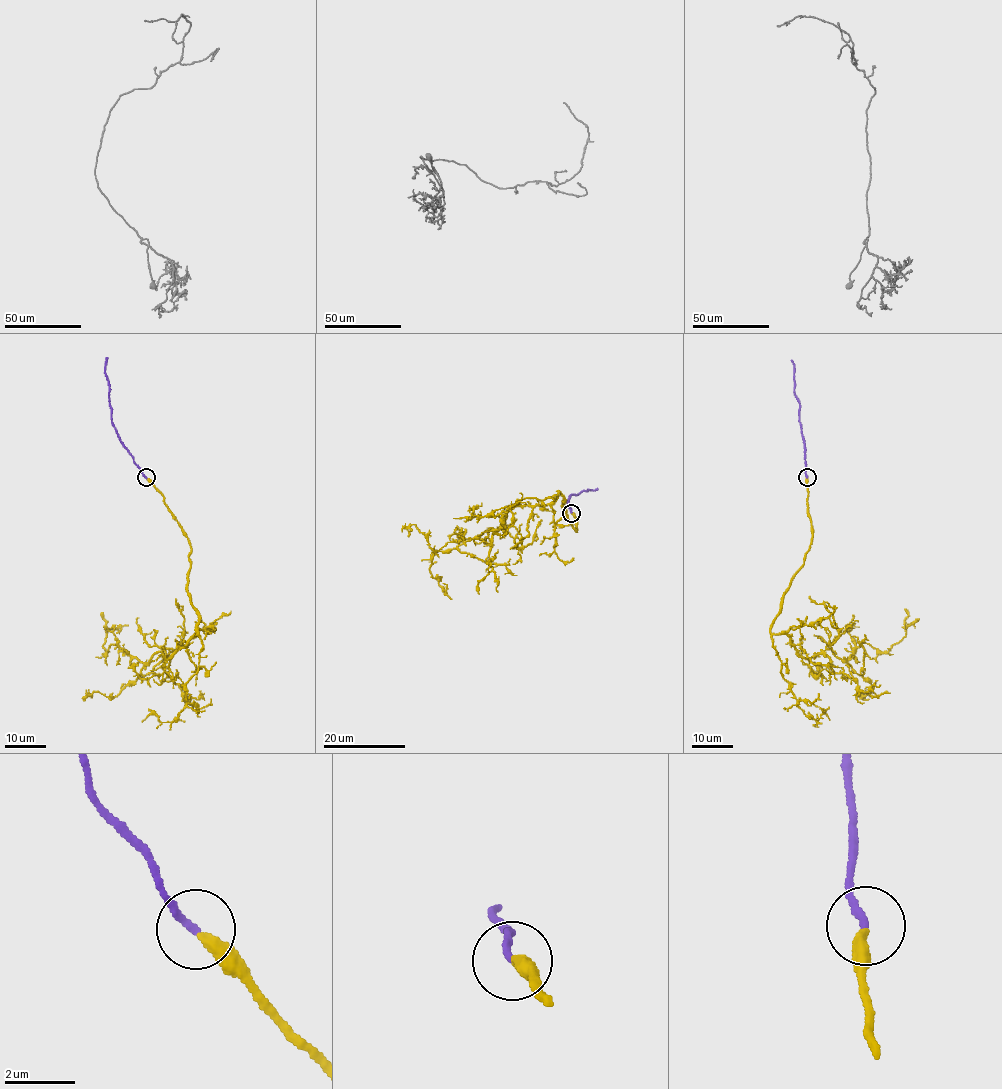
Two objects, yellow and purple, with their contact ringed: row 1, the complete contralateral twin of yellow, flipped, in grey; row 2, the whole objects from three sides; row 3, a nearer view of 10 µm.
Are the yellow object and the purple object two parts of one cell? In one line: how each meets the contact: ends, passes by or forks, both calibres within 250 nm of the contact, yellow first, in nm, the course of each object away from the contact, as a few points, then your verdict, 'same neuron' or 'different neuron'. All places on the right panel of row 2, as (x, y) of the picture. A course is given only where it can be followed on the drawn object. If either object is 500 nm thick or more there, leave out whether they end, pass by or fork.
yellow ends | purple ends | 340/200 nm | yellow via (806, 478), (809, 550), (771, 633), (803, 657), (831, 650), (844, 660), (862, 643), (887, 651), (907, 628) | purple via (807, 477), (799, 401), (794, 392), (791, 360) | same neuron

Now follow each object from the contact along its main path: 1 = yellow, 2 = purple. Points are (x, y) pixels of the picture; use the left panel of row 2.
1: (147, 478), (191, 548), (198, 634), (144, 663), (116, 645), (105, 654), (107, 631), (116, 633)
2: (146, 477), (112, 422), (106, 357)

